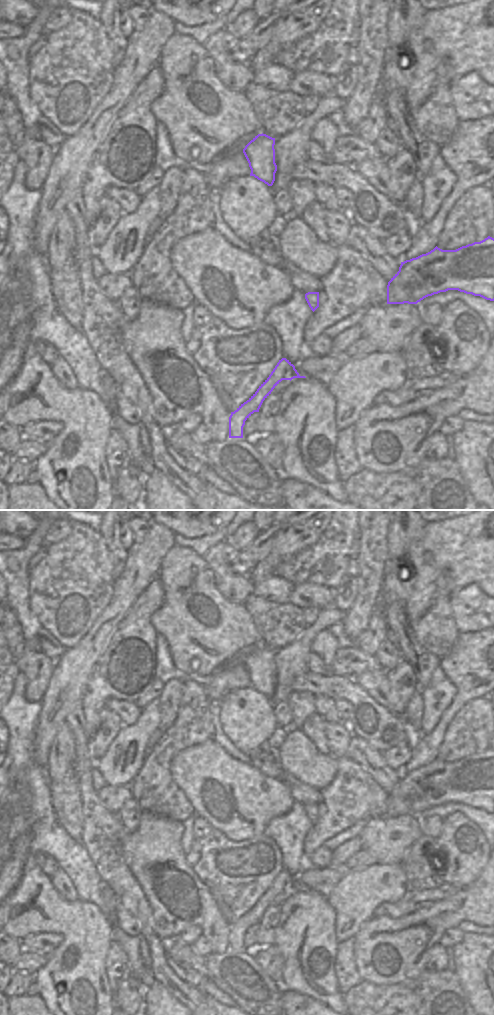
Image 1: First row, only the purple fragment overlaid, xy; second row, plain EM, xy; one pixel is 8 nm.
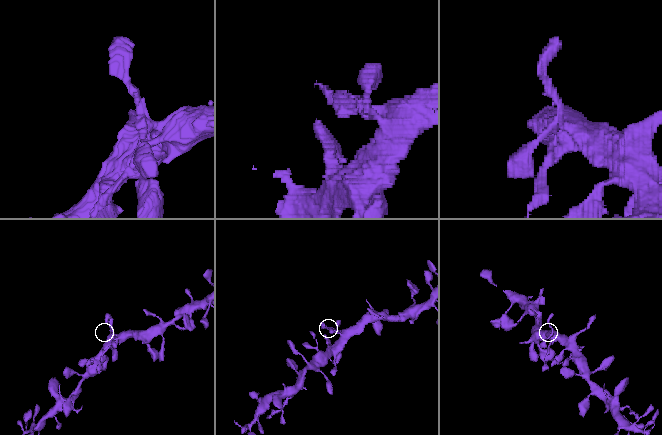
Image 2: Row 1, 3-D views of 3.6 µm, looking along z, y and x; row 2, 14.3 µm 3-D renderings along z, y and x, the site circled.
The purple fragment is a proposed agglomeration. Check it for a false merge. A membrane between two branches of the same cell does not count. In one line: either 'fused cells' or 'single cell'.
single cell

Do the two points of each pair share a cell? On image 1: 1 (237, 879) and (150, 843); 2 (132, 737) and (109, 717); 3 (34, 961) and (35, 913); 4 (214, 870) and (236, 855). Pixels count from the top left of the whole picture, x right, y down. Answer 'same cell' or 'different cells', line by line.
1: different cells
2: different cells
3: different cells
4: same cell

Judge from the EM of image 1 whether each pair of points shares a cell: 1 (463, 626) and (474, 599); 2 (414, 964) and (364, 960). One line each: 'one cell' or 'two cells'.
1: one cell
2: one cell

